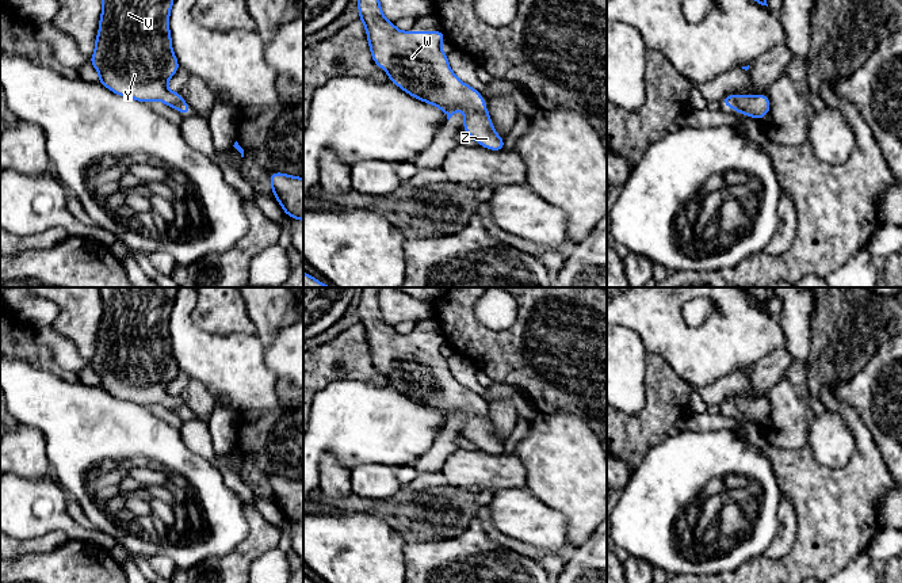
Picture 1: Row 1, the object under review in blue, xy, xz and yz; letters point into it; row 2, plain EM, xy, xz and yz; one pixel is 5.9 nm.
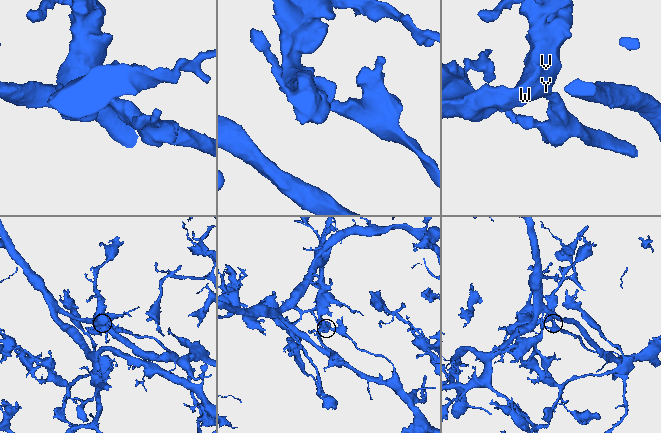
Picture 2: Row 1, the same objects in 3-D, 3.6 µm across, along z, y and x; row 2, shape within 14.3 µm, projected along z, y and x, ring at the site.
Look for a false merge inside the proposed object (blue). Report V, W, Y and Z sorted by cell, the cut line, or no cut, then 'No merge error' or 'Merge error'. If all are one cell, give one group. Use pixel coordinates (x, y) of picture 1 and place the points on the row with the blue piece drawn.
Groups: V W Y Z. No split. No merge error

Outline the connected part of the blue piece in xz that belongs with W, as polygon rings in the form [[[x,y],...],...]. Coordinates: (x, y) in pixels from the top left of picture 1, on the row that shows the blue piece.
[[[358,0],[372,61],[387,72],[389,80],[408,95],[429,103],[447,114],[447,119],[463,110],[465,132],[478,145],[504,150],[482,95],[460,81],[442,50],[446,39],[440,31],[401,31],[385,18],[379,0]]]

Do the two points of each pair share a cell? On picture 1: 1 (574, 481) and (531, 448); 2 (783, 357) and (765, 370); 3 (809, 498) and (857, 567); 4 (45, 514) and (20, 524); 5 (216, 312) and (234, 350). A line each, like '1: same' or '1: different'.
1: same
2: same
3: different
4: same
5: different

